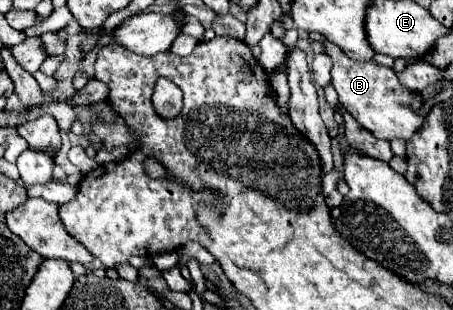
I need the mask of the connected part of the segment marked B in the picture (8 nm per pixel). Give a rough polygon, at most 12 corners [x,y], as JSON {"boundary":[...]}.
{"boundary":[[333,42],[331,84],[381,140],[409,140],[423,98],[391,68],[355,62]]}

